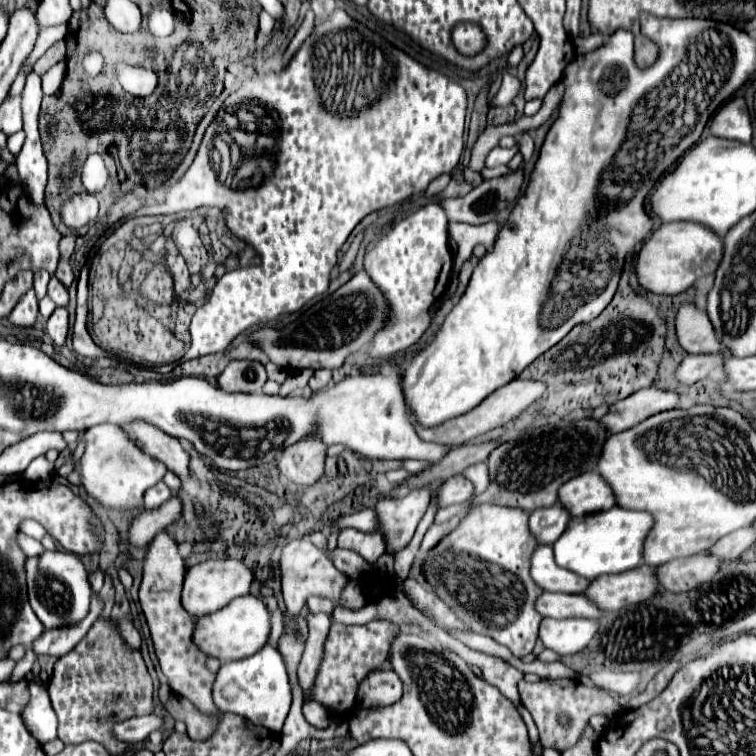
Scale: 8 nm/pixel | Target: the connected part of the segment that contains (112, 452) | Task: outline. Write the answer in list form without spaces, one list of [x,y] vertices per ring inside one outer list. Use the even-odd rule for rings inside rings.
[[[99,424],[83,434],[85,452],[79,460],[79,468],[69,474],[73,486],[83,486],[85,492],[103,508],[129,512],[143,506],[143,494],[147,488],[155,486],[167,472],[165,464],[153,460],[149,454],[141,452],[129,434],[113,424]]]

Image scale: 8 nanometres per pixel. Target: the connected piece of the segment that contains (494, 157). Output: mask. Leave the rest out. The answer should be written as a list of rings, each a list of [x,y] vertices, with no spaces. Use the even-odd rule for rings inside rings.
[[[517,136],[515,140],[517,140],[517,144],[515,144],[513,148],[509,148],[509,150],[505,150],[505,148],[495,148],[495,150],[491,150],[491,152],[489,152],[489,156],[487,156],[487,166],[509,164],[509,162],[511,162],[511,158],[519,152],[519,140],[521,140],[521,136]]]

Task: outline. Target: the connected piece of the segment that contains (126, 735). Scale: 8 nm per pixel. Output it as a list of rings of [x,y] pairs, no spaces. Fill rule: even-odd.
[[[149,714],[149,716],[137,716],[137,718],[129,718],[123,722],[113,724],[111,734],[125,742],[125,744],[133,744],[133,746],[141,746],[143,740],[153,732],[161,728],[161,716]]]

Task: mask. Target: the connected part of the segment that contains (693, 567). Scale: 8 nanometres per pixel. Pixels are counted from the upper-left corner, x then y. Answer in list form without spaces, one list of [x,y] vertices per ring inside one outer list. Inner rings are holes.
[[[697,554],[689,558],[677,558],[657,568],[661,586],[669,592],[689,592],[709,580],[721,570],[723,560],[713,554]]]

